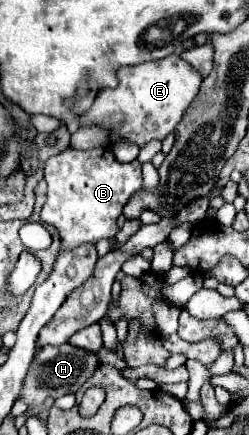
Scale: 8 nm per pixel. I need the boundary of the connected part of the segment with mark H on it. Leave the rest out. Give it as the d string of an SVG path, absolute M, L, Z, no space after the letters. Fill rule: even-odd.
M63 344L63 346L43 346L41 352L33 358L31 366L29 366L29 374L25 378L25 386L23 386L23 398L29 406L33 406L35 410L41 408L41 404L53 396L63 396L63 394L75 394L77 386L81 386L99 366L99 356L97 354L89 354L85 350L77 350L71 344Z

